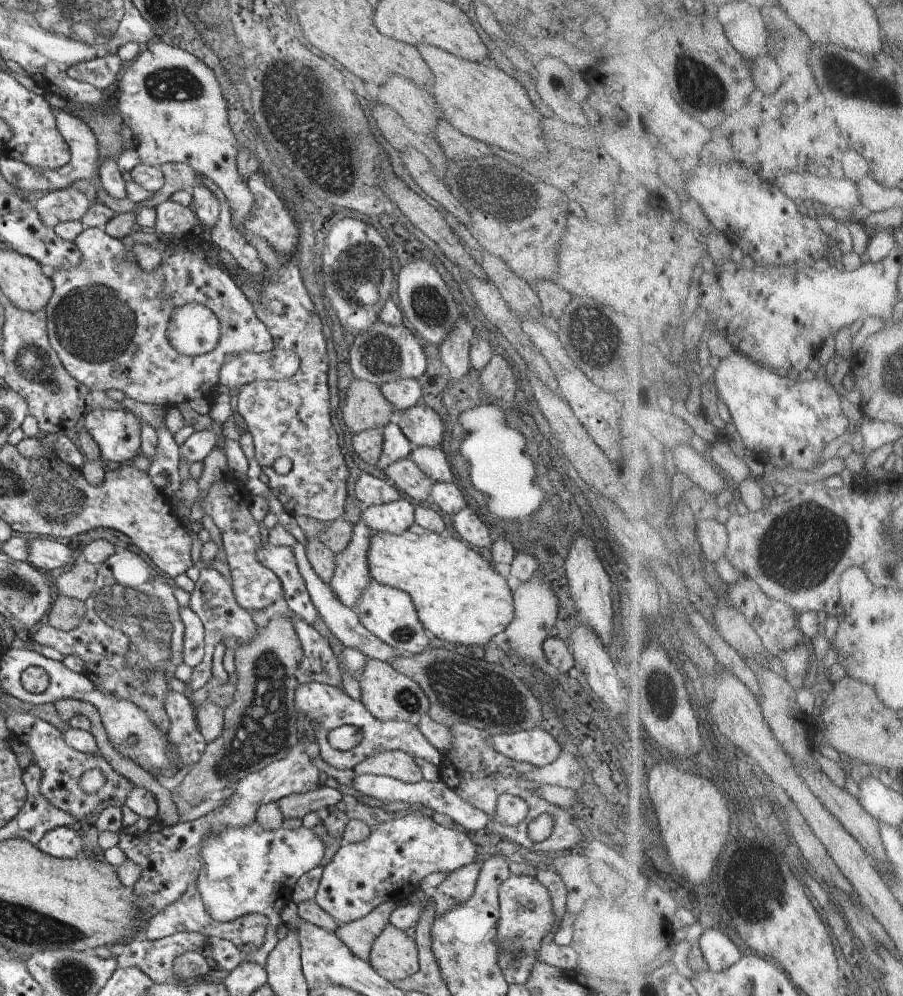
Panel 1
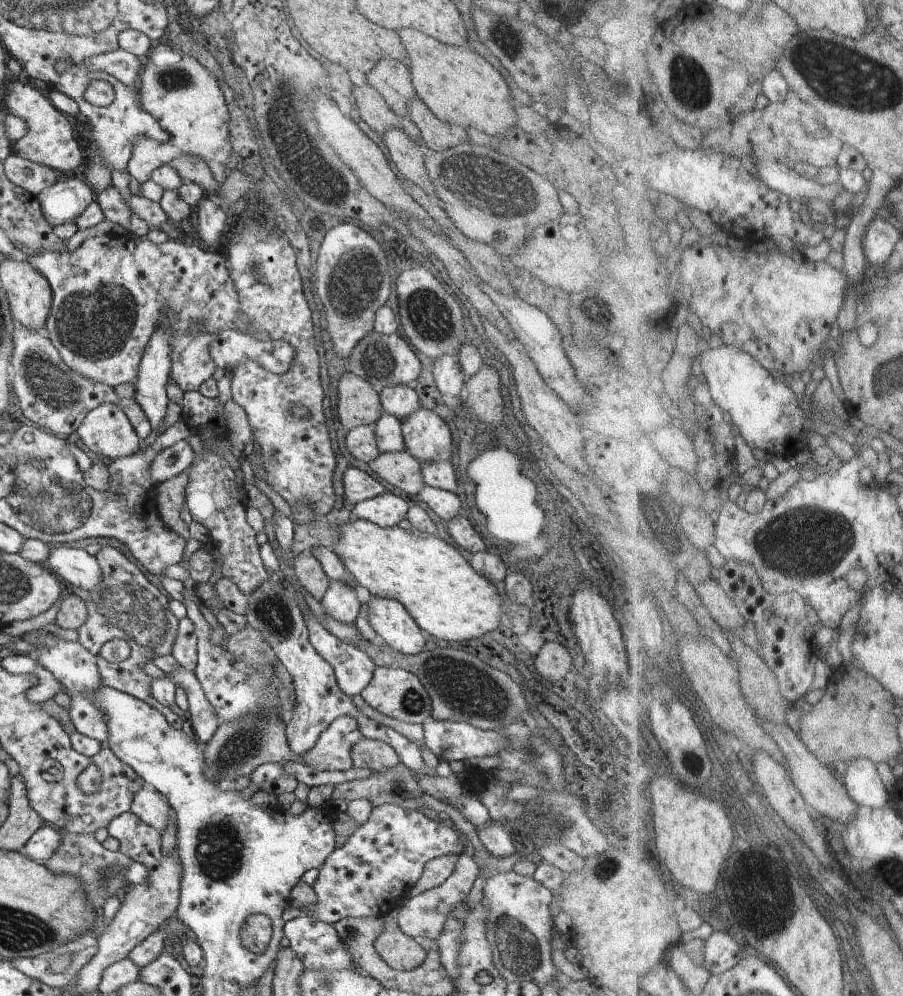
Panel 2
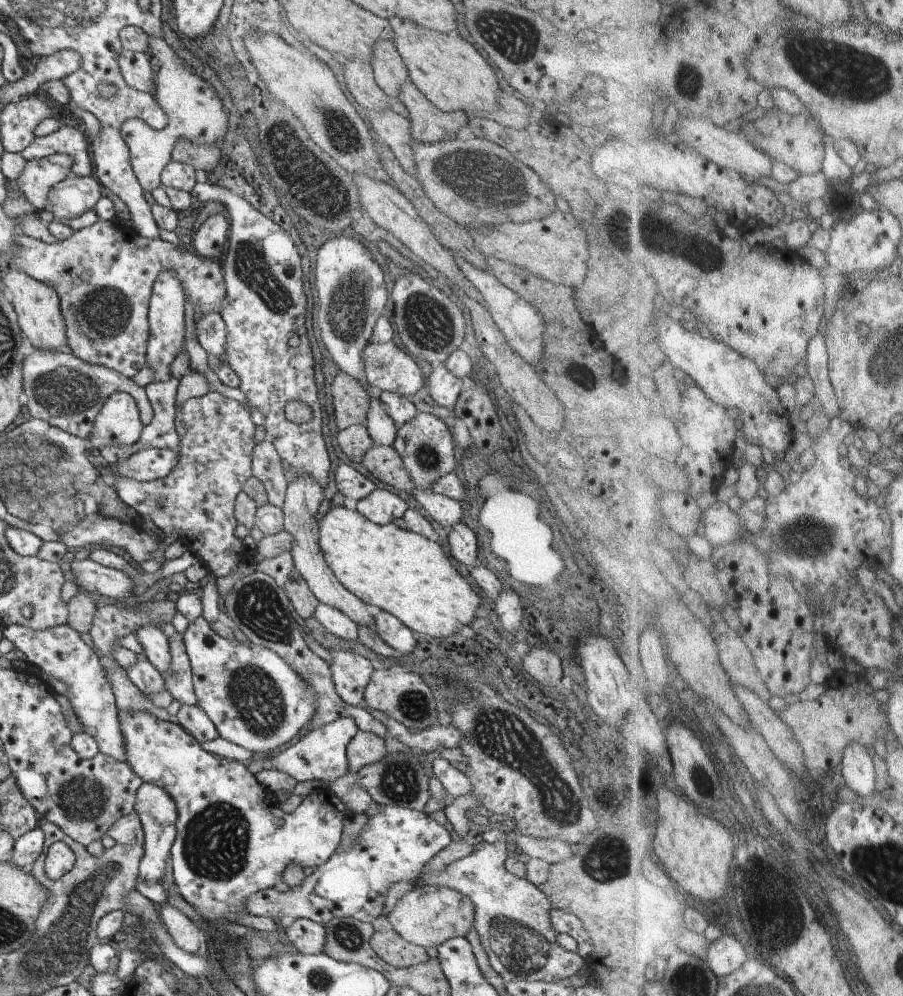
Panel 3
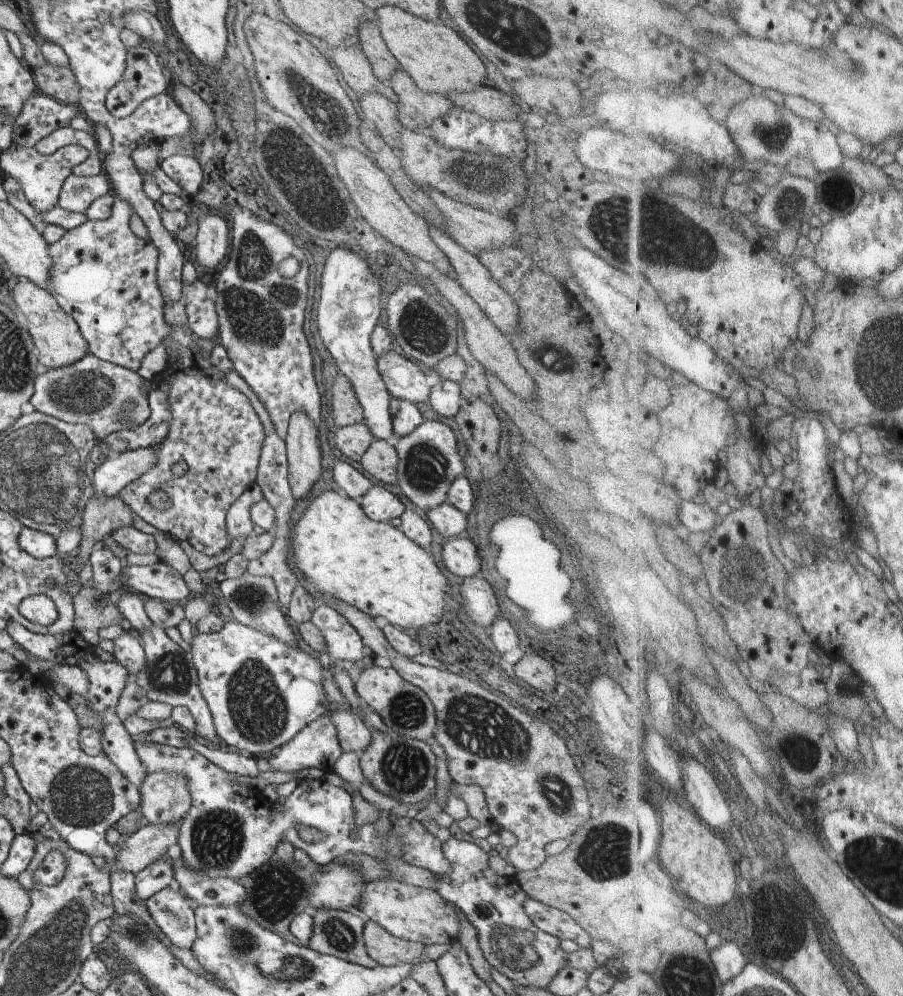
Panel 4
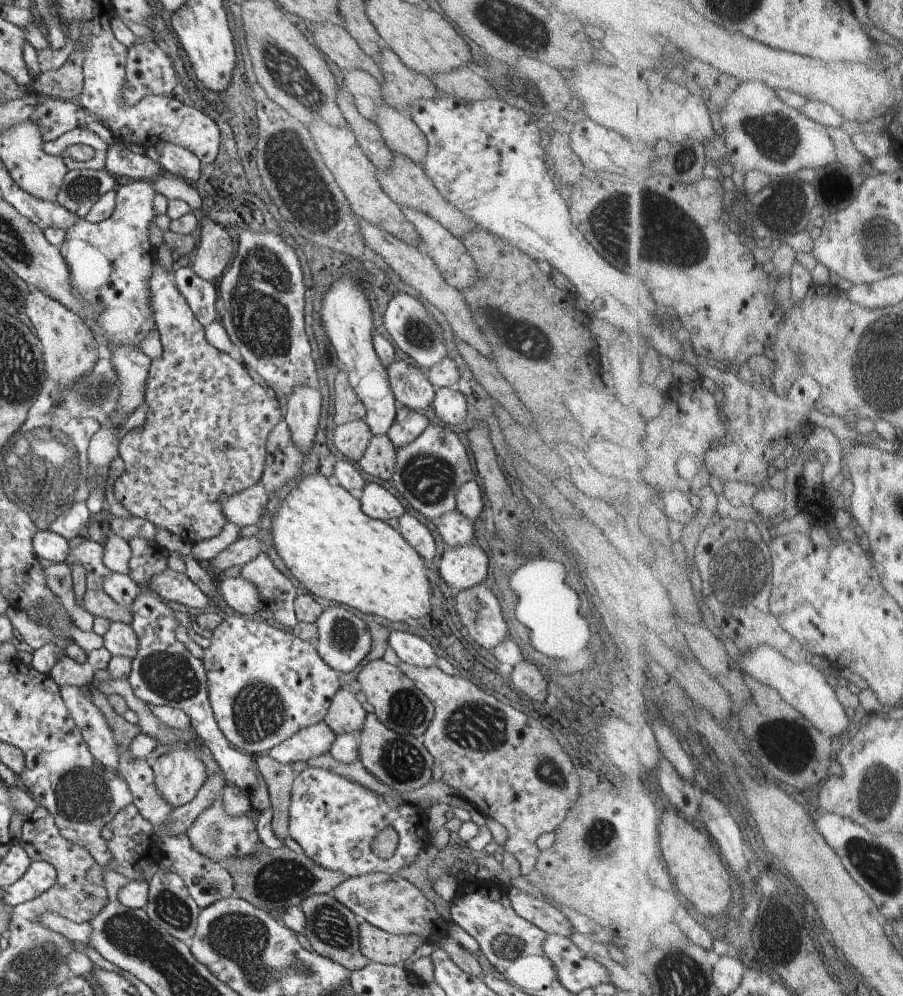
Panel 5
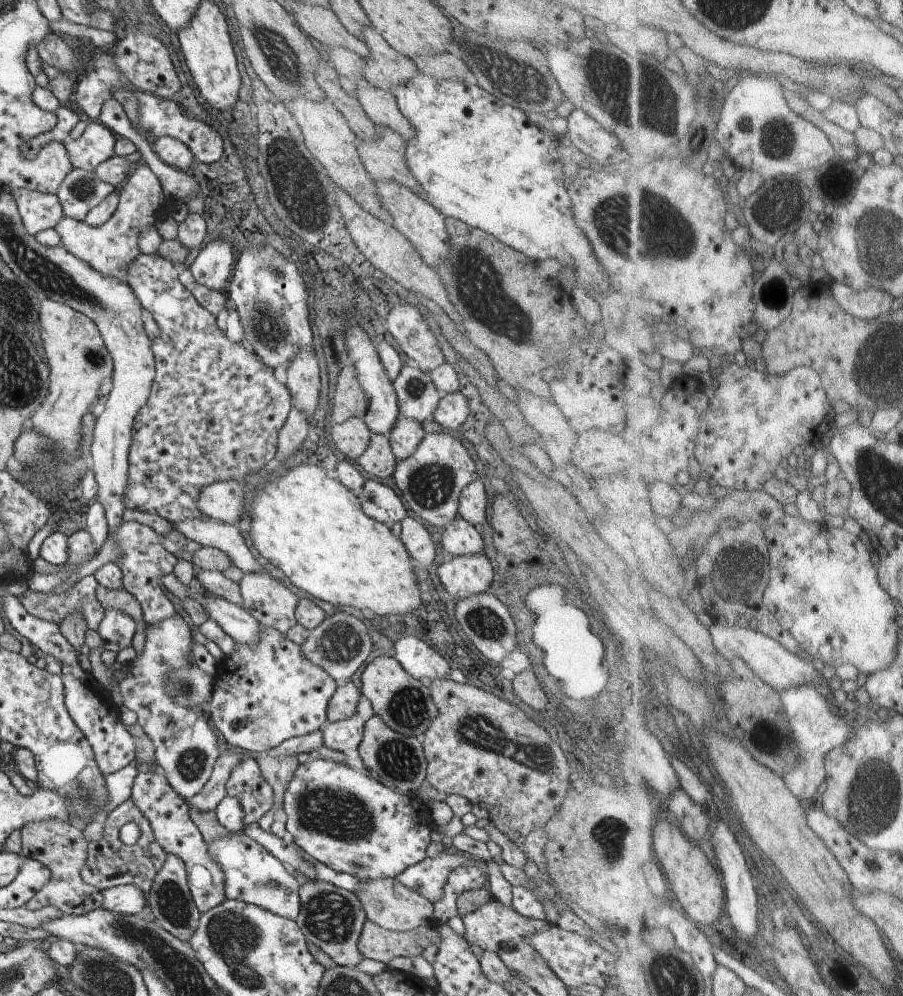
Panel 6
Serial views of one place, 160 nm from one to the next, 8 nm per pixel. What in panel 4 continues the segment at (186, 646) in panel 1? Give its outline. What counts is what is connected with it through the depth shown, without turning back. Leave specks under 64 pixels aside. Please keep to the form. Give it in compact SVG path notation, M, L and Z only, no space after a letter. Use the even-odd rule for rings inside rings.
M156 624L148 626L146 630L140 630L137 637L143 646L147 662L146 667L134 677L134 681L146 692L147 698L150 698L152 702L171 705L173 708L178 704L188 708L198 725L197 738L201 742L220 740L215 730L211 711L198 686L199 679L190 652L183 650L176 642L170 640L166 629L160 628Z

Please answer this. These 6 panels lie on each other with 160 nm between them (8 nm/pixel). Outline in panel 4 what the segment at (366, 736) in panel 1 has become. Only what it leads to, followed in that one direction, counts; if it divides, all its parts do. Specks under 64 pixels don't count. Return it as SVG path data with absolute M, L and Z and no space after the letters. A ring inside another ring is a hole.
M325 715L308 724L293 740L275 749L272 755L268 756L267 762L270 763L269 766L272 771L295 773L312 768L332 771L332 767L342 754L337 730L334 728L334 724L330 722L330 716Z

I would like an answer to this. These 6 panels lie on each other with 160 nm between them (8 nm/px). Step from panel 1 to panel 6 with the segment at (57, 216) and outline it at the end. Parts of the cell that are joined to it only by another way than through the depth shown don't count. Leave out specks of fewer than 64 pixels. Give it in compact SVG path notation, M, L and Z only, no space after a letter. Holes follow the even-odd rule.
M73 168L56 195L66 217L84 221L88 212L115 190L115 186L100 180L95 171Z

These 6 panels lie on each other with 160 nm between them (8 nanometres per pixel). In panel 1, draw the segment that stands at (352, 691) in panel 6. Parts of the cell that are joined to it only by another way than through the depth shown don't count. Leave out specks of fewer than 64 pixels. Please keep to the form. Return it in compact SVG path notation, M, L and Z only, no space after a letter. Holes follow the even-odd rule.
M386 750L364 758L353 770L355 776L362 774L387 775L404 783L416 784L423 780L415 758L400 750Z

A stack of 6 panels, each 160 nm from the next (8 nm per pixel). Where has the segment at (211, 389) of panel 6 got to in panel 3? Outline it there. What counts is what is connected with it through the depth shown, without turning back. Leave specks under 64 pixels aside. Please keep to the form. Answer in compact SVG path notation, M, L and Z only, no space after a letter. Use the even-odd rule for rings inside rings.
M208 392L204 397L188 400L182 407L181 415L186 434L180 437L181 444L178 450L181 456L178 465L168 477L156 481L136 481L115 473L115 464L109 464L107 467L94 464L94 470L115 488L124 505L131 507L141 518L149 516L160 530L173 540L179 541L187 551L202 560L216 578L228 576L234 570L245 569L244 553L247 550L234 535L237 526L234 510L236 498L243 490L243 485L253 477L251 461L256 446L255 425L245 404L225 398L216 392Z

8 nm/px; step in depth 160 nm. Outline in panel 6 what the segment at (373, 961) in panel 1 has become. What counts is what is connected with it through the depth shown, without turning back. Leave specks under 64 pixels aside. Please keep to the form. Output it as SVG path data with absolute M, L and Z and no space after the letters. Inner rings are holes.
M366 921L358 943L364 958L387 965L396 956L415 957L431 944L440 944L438 925L418 926L413 931L389 931L372 921Z

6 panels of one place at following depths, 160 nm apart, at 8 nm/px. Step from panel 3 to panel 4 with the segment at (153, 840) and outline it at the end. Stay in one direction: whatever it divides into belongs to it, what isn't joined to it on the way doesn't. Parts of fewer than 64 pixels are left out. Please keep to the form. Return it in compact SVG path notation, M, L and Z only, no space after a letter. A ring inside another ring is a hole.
M148 773L139 788L140 814L150 825L170 825L186 817L191 808L187 781L175 773ZM163 855L161 859L146 866L144 870L135 875L136 895L145 902L174 882L175 873L172 858Z

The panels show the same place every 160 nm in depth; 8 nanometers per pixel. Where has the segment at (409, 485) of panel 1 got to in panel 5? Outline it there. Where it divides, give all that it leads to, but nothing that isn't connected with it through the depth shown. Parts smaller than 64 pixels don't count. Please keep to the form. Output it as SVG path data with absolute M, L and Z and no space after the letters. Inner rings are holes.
M373 435L364 456L360 457L357 464L370 476L390 480L396 461L397 450L388 435Z

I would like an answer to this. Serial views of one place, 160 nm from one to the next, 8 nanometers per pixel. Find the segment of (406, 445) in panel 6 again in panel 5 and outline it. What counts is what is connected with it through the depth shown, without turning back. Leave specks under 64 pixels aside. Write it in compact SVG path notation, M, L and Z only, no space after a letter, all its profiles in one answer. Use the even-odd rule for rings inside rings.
M399 404L394 422L387 432L396 450L410 444L428 426L428 419L420 411Z

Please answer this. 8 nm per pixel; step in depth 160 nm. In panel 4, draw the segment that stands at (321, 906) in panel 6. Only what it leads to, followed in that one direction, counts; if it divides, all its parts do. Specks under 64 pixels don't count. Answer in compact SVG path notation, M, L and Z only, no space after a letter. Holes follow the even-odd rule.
M319 909L309 911L314 920L308 947L322 955L333 955L347 962L373 968L377 963L367 954L363 931L366 920L357 912Z

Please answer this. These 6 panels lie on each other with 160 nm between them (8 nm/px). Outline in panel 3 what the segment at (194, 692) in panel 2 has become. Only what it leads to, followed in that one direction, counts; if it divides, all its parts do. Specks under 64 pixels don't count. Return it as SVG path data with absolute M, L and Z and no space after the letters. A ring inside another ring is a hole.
M145 623L136 628L136 638L142 646L145 657L160 672L172 672L172 658L169 652L169 639L162 628Z

